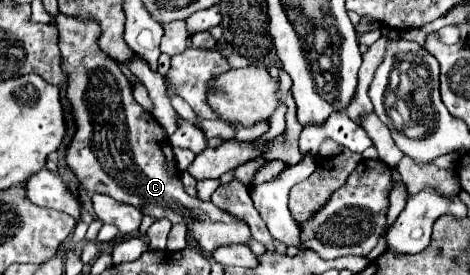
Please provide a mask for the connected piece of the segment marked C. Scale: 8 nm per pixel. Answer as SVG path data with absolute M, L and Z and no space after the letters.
M57 16L57 26L59 26L59 48L63 54L63 68L65 74L69 76L67 80L67 100L73 108L75 114L75 124L77 132L67 148L67 164L79 178L85 190L89 192L99 192L107 194L119 202L137 206L143 214L155 216L155 218L169 218L173 224L187 224L189 230L193 232L195 240L203 248L205 256L211 256L213 248L221 244L243 244L247 242L249 236L249 226L245 222L235 222L227 212L219 210L211 202L199 202L197 198L189 196L183 190L181 178L179 178L179 168L175 162L173 148L169 144L167 132L159 126L159 122L137 104L137 100L131 94L131 82L125 78L121 72L119 64L109 58L97 44L101 36L101 26L93 18L79 18L79 16Z

